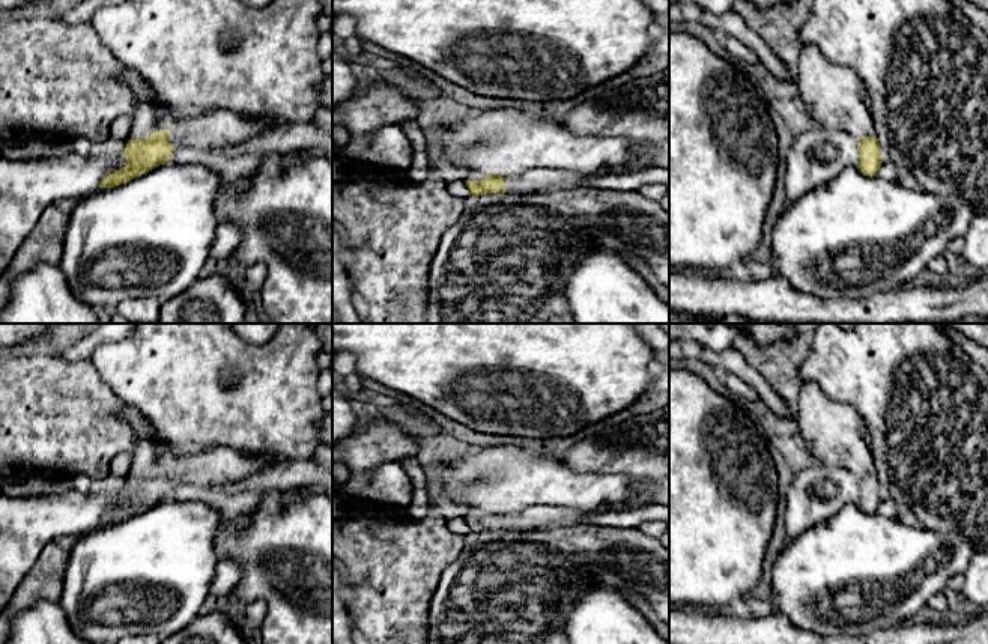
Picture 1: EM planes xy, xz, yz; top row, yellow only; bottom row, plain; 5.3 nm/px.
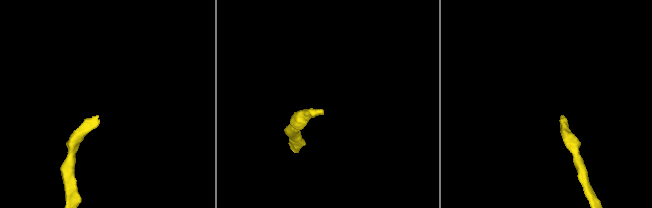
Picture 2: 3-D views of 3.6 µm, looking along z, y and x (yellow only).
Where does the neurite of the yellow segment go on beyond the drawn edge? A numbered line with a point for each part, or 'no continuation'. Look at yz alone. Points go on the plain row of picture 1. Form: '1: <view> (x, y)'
1: yz (833, 431)

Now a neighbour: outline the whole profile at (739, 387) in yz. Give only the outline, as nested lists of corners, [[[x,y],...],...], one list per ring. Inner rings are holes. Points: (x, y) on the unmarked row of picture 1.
[[[729,373],[725,385],[732,391],[732,394],[738,396],[744,403],[758,399],[758,393],[755,391],[755,388],[735,375]]]

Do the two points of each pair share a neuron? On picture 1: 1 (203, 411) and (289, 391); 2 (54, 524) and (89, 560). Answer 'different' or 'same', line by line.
1: same
2: different

